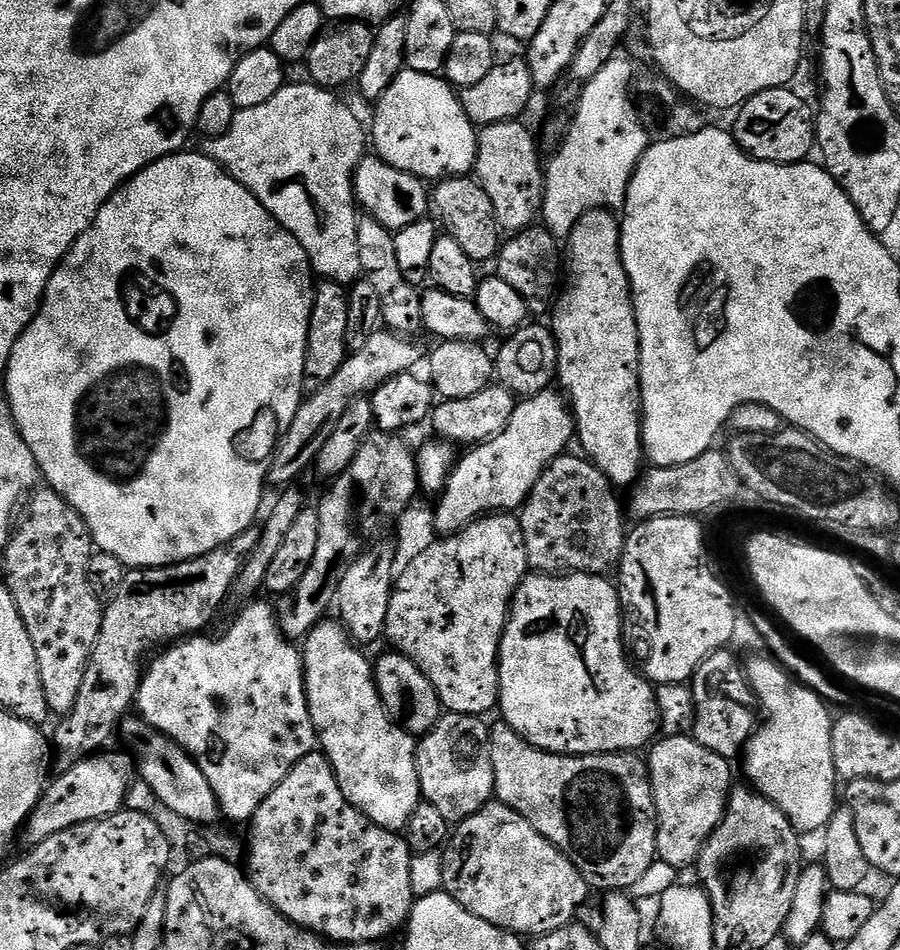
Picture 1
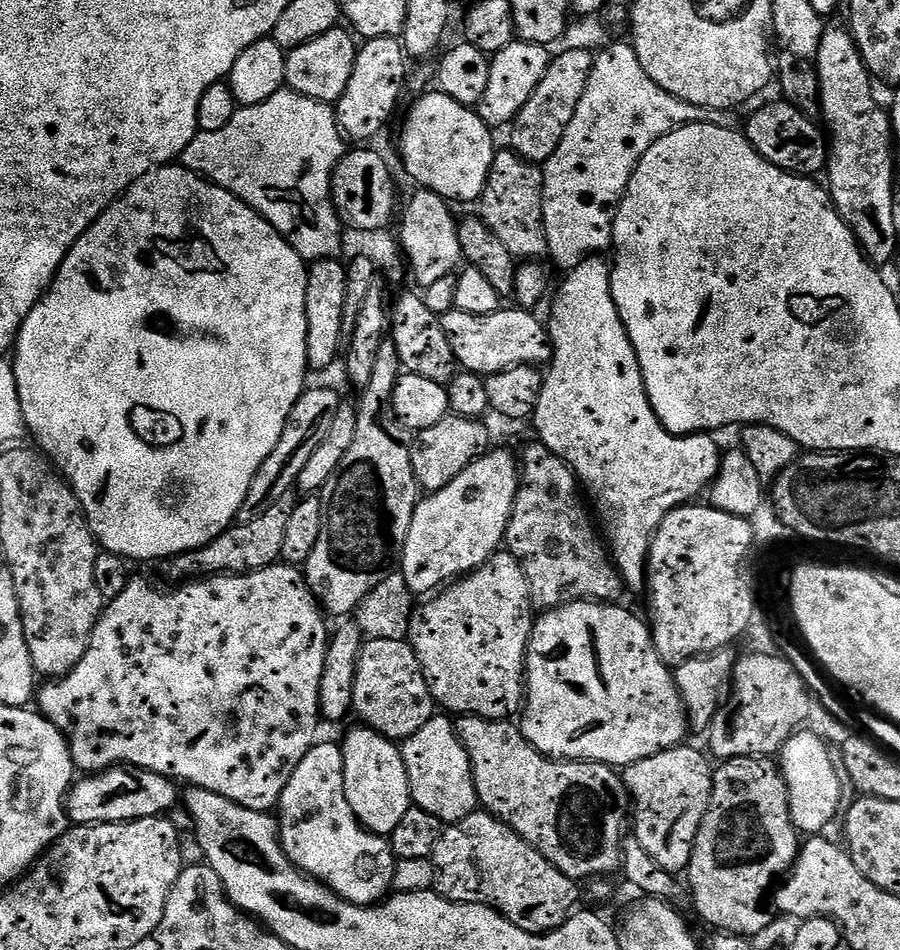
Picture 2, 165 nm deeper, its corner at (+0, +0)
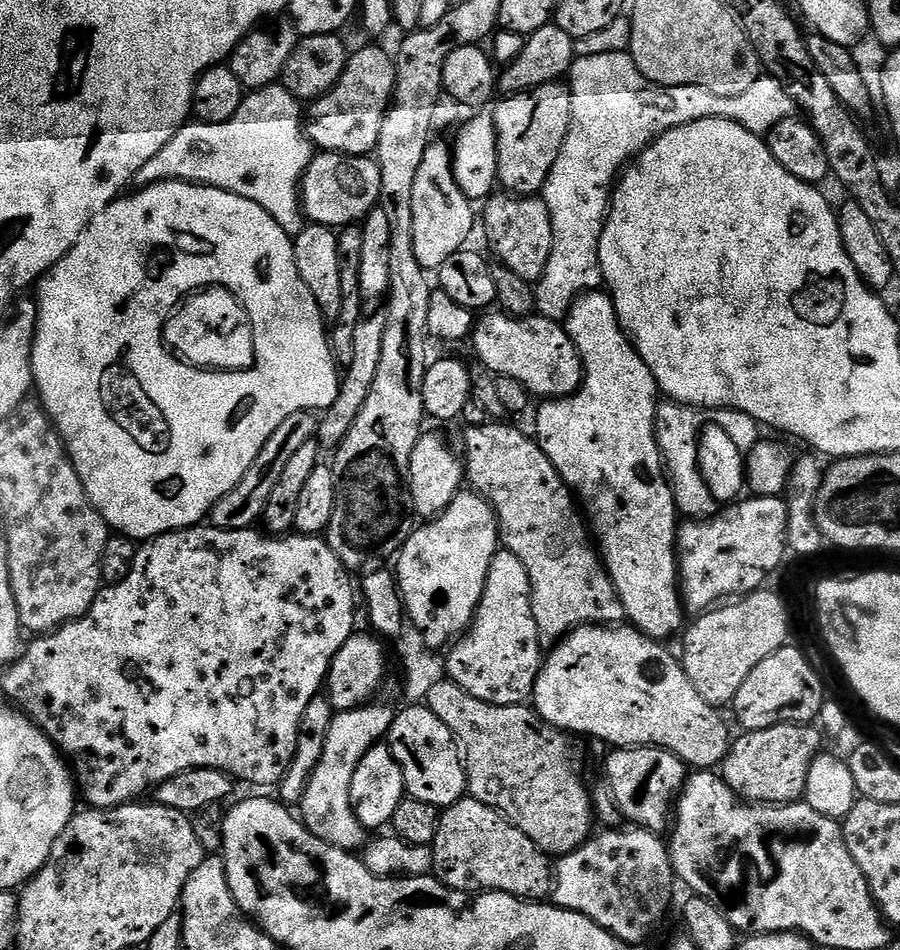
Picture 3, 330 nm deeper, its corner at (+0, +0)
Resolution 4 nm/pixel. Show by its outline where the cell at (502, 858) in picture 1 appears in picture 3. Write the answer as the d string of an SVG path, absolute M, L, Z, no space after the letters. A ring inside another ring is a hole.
M471 798L460 800L451 808L443 809L436 826L436 837L430 845L432 864L436 867L435 879L445 889L453 888L456 892L472 892L471 894L487 894L501 892L515 900L525 902L544 902L551 897L554 887L554 872L546 859L545 853L535 848L518 829L512 827L494 808L488 808L482 802Z

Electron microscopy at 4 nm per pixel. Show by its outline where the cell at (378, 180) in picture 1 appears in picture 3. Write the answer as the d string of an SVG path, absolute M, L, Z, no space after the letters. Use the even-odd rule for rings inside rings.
M337 152L313 155L300 182L300 207L313 225L333 230L356 226L367 219L380 202L380 167L368 156L340 156Z

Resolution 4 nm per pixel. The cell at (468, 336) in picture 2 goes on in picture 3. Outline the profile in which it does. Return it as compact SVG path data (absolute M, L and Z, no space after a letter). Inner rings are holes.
M503 314L488 316L475 325L470 337L470 345L476 351L475 359L483 364L493 376L513 380L528 391L529 397L541 396L541 401L563 400L565 396L574 396L584 381L584 367L580 361L574 342L568 337L567 327L555 320L548 320L539 314L527 318L513 318Z

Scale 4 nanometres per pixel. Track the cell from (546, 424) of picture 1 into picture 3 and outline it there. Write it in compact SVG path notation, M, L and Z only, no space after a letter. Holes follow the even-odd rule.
M461 490L442 515L421 523L404 543L394 560L394 575L400 589L400 599L404 601L407 619L421 632L428 649L447 649L472 627L484 588L488 585L490 562L496 557L499 544L500 534L495 512L479 494L471 490Z

